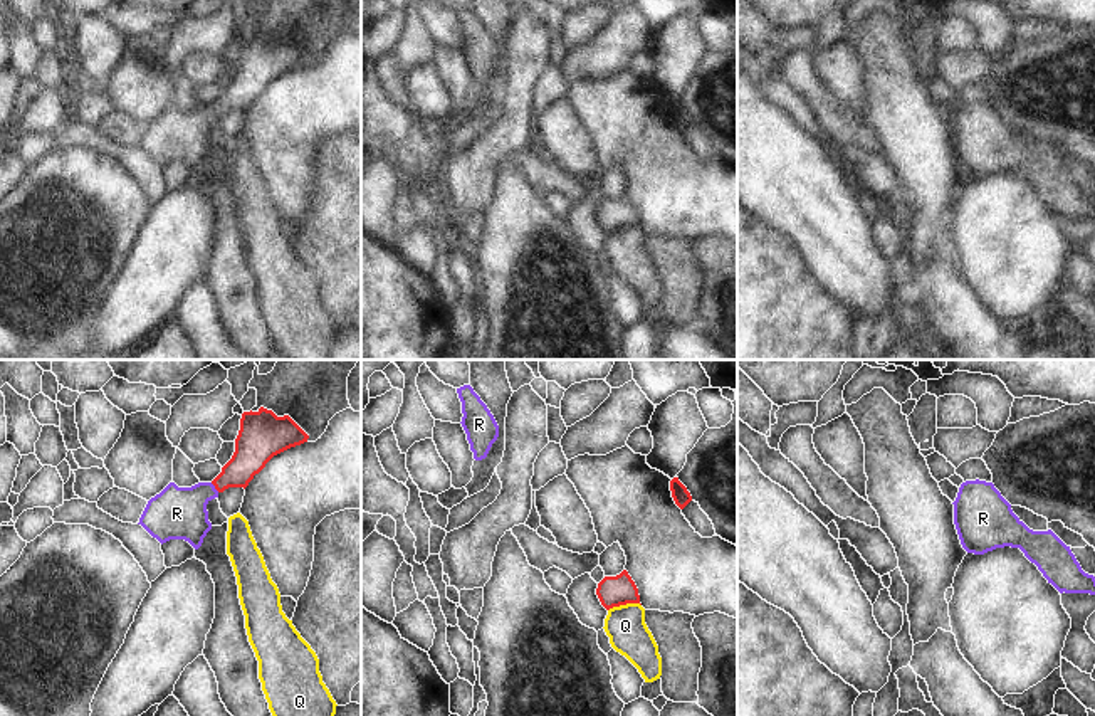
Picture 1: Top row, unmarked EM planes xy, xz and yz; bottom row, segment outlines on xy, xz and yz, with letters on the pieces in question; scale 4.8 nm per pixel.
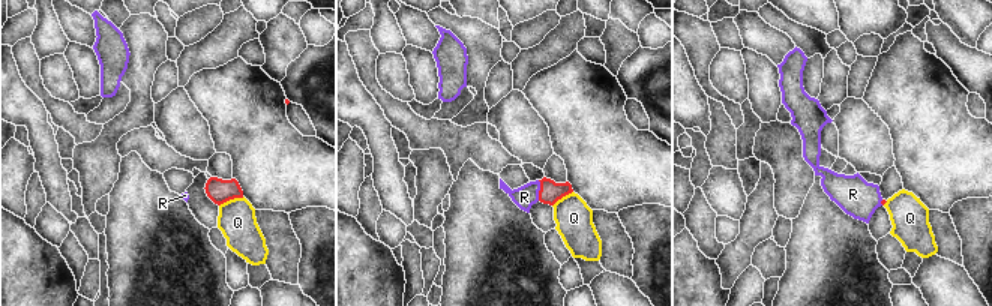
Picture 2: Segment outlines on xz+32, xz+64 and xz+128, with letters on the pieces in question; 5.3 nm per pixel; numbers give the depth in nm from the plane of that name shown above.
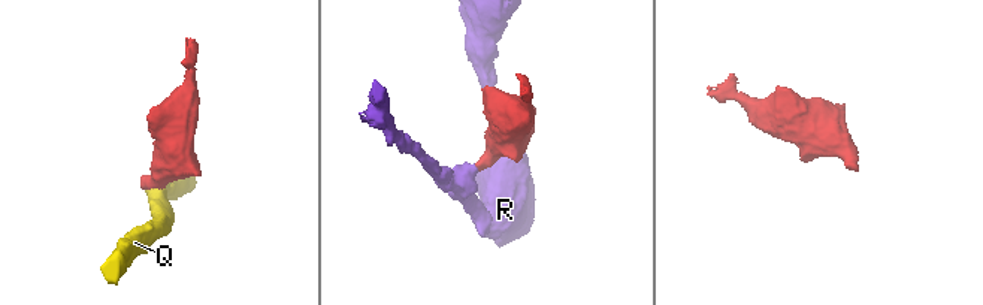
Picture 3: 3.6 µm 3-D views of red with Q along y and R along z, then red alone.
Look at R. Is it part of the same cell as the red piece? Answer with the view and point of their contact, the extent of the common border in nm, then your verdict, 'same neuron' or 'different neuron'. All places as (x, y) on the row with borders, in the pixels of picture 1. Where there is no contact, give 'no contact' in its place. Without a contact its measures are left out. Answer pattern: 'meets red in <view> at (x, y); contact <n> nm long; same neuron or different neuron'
meets red in xy at (215, 488); contact 60 nm long; same neuron

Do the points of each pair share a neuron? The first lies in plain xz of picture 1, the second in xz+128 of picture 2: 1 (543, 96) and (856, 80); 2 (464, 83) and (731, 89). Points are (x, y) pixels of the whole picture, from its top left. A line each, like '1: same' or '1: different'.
1: different
2: different

